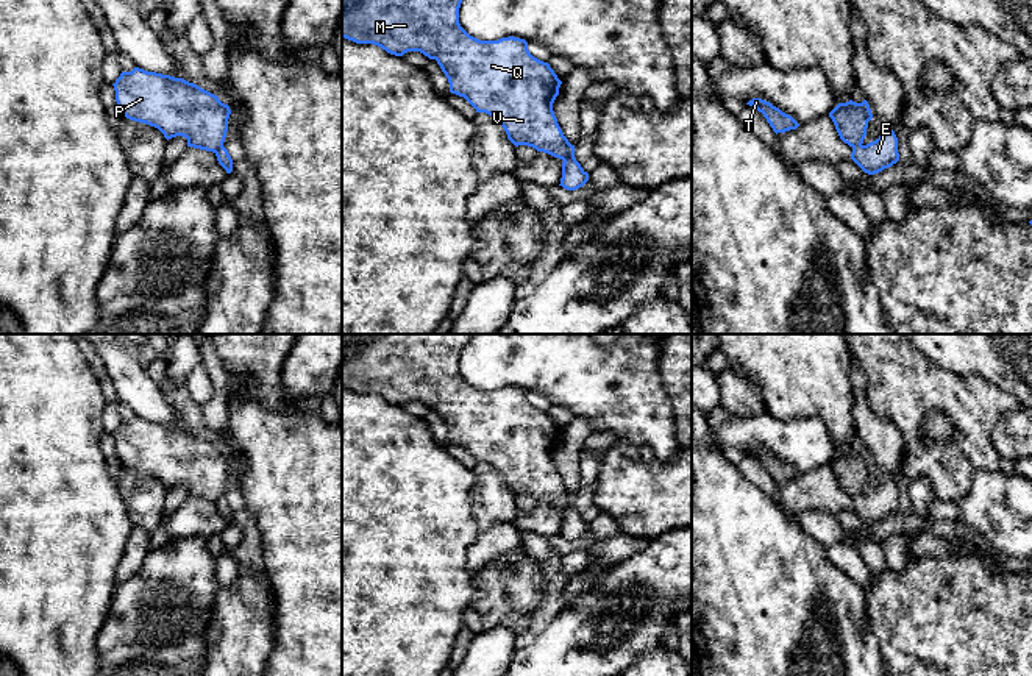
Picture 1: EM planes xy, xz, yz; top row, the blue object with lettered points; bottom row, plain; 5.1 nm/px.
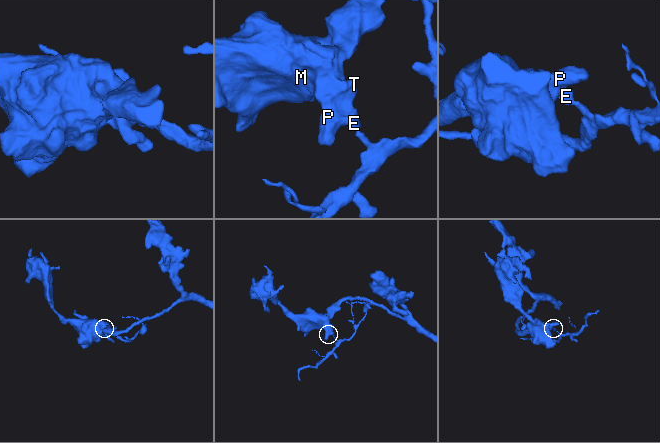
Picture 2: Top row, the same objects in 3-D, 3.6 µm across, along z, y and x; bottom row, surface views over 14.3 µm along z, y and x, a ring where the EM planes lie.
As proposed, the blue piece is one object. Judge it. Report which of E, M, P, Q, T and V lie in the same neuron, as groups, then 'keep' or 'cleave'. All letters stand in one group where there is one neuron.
E / M P Q T V | cleave

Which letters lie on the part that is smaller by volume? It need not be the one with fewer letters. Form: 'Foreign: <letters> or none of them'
Foreign: E

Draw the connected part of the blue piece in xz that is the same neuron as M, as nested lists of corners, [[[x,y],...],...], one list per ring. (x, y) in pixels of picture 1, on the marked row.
[[[342,0],[342,37],[373,44],[390,55],[420,52],[436,59],[448,78],[450,92],[464,97],[476,112],[492,116],[515,145],[565,159],[575,148],[553,111],[562,81],[548,62],[534,58],[520,37],[479,41],[459,23],[462,0]]]

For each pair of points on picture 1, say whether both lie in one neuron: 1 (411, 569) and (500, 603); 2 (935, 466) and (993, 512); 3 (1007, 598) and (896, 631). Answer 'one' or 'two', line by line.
1: two
2: two
3: one

